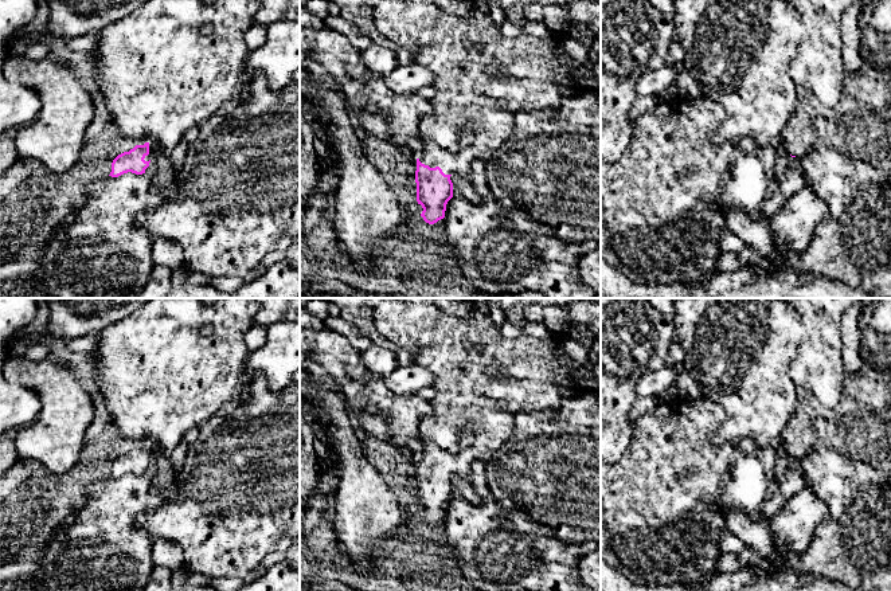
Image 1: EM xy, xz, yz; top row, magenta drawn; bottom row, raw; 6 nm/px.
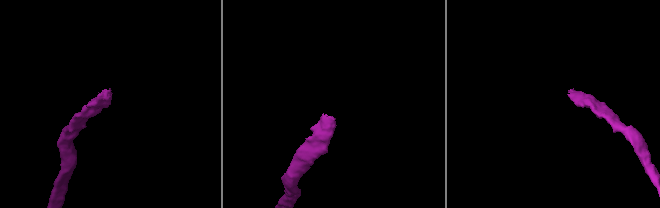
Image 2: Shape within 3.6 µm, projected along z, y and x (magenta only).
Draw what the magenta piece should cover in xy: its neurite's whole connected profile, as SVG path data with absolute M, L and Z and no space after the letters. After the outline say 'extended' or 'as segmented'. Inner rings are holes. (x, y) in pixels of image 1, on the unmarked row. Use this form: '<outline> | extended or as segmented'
M149 443L136 446L129 453L118 455L112 463L112 473L109 477L118 478L128 473L142 475L149 467L152 458L155 459L155 465L157 467L157 473L152 484L152 492L160 494L164 500L175 497L177 478L168 454L152 453L149 450Z | extended

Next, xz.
M380 298L374 310L374 325L380 334L388 338L396 349L409 352L417 365L429 369L435 380L431 399L433 411L419 422L419 438L423 446L417 459L415 484L417 502L422 506L421 517L429 525L445 518L446 505L453 498L453 474L468 480L474 461L488 461L505 443L513 430L513 416L517 412L556 410L563 396L559 394L555 377L571 379L571 372L581 364L571 360L563 345L563 333L542 340L521 334L517 338L505 338L489 314L481 313L474 298L460 298L472 306L472 316L466 320L446 316L434 304L434 298Z | extended

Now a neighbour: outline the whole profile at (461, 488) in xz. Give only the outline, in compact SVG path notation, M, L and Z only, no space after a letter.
M452 474L450 481L453 484L453 497L461 497L474 505L482 502L469 480Z

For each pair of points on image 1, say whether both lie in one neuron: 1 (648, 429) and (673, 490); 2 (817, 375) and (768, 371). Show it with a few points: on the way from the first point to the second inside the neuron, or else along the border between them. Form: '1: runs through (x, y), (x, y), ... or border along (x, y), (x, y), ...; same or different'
1: runs through (663, 443), (671, 451), (671, 476); same
2: border along (800, 343), (790, 364), (790, 379), (794, 384); different

